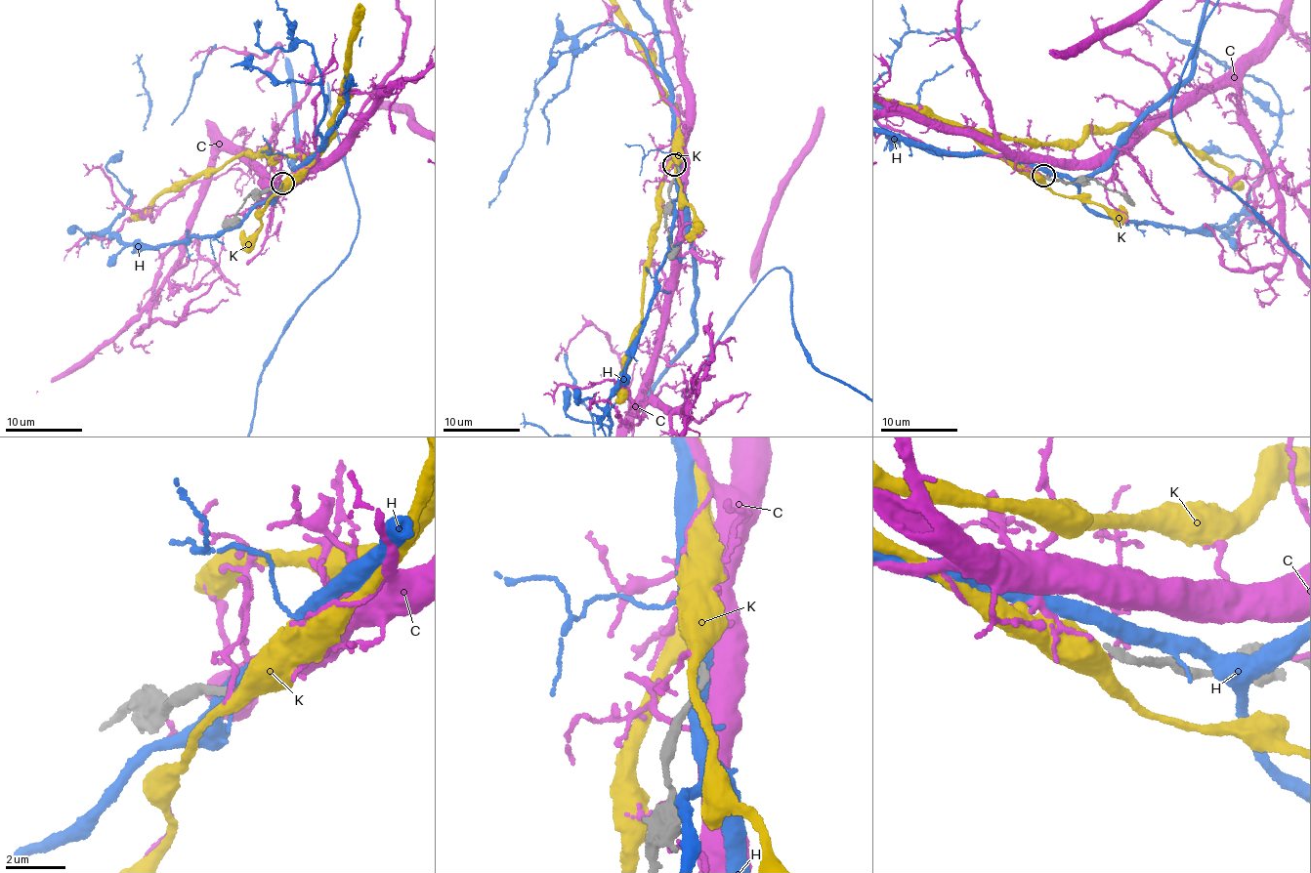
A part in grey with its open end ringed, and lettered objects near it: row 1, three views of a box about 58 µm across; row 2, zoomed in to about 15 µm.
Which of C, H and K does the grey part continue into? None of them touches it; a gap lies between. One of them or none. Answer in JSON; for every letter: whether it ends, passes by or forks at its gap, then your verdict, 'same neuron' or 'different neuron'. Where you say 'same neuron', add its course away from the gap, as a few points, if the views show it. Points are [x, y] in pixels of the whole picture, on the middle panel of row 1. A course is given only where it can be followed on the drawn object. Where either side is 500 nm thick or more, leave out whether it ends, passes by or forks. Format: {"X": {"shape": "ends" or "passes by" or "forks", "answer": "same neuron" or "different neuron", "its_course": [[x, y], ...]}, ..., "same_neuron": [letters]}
{"C": {"shape": "passes by", "answer": "different neuron"}, "H": {"shape": "passes by", "answer": "different neuron"}, "K": {"answer": "different neuron"}, "same_neuron": []}

